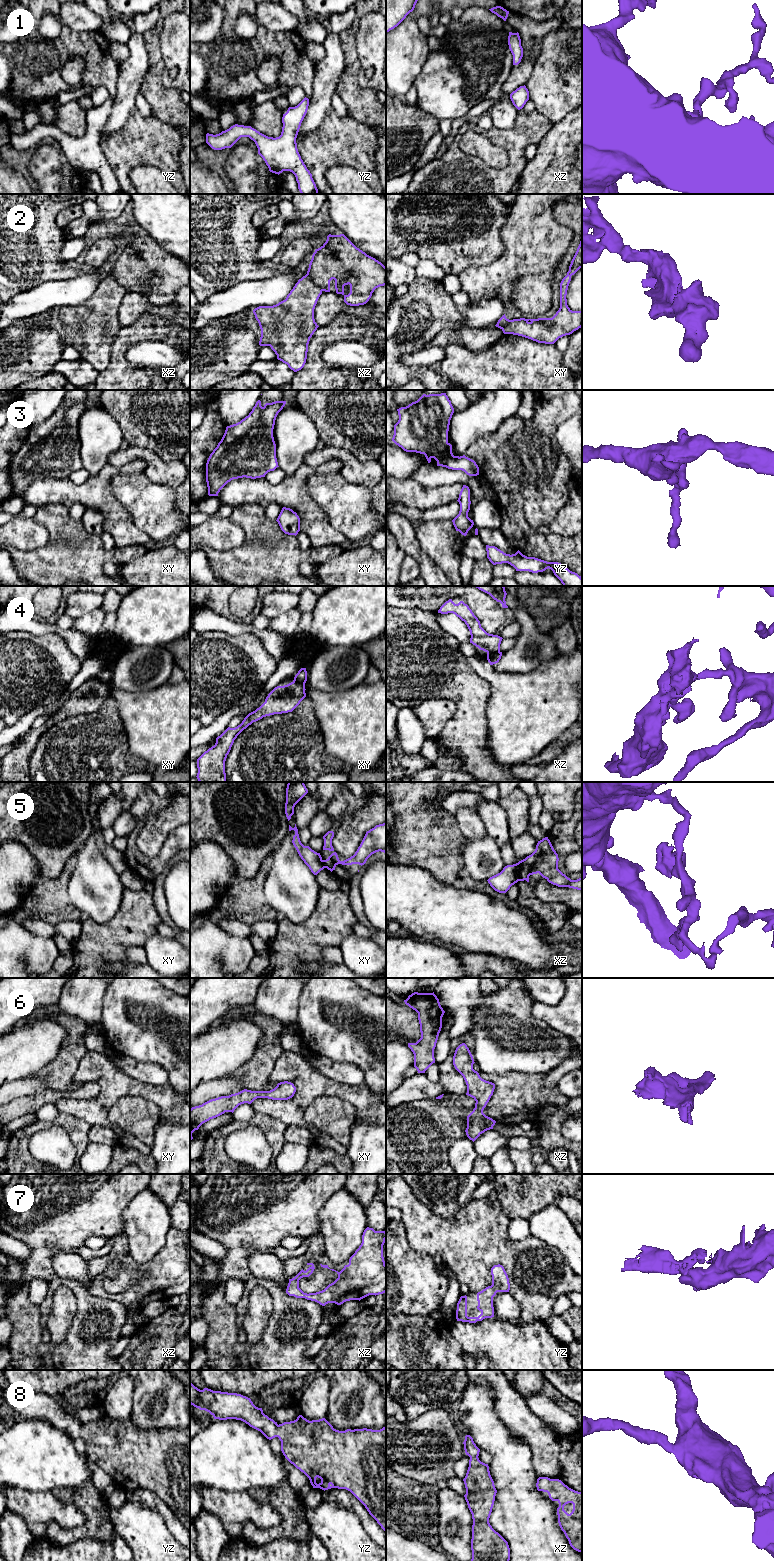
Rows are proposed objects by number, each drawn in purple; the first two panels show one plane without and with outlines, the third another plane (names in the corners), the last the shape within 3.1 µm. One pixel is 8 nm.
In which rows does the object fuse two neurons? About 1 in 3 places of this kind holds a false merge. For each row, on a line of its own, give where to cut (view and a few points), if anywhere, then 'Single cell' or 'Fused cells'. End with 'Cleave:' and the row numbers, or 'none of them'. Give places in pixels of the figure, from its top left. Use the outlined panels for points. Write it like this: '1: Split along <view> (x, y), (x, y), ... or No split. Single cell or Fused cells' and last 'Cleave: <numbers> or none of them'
1: No split. Single cell
2: Split along xz (306, 274), (323, 290). Fused cells
3: No split. Single cell
4: Split along xz (499, 651), (487, 653). Fused cells
5: Split along xz (516, 863), (518, 867), (518, 880). Fused cells
6: No split. Single cell
7: No split. Single cell
8: No split. Single cell
Cleave: 2, 4, 5

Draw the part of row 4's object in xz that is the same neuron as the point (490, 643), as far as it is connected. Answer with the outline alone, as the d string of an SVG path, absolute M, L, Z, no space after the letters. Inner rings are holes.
M452 599L446 601L438 610L438 613L453 613L465 622L470 631L470 643L487 653L500 652L502 637L487 633L480 624L478 618L463 601L455 604Z

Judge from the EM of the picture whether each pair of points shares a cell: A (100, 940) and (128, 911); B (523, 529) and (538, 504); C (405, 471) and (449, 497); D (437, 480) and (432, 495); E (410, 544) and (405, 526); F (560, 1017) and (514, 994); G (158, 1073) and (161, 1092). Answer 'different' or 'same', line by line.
A: same
B: different
C: different
D: different
E: same
F: different
G: different

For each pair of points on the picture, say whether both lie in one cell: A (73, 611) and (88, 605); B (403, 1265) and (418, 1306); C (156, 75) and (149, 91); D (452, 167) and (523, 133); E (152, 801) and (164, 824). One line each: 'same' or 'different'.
A: same
B: same
C: same
D: same
E: different

